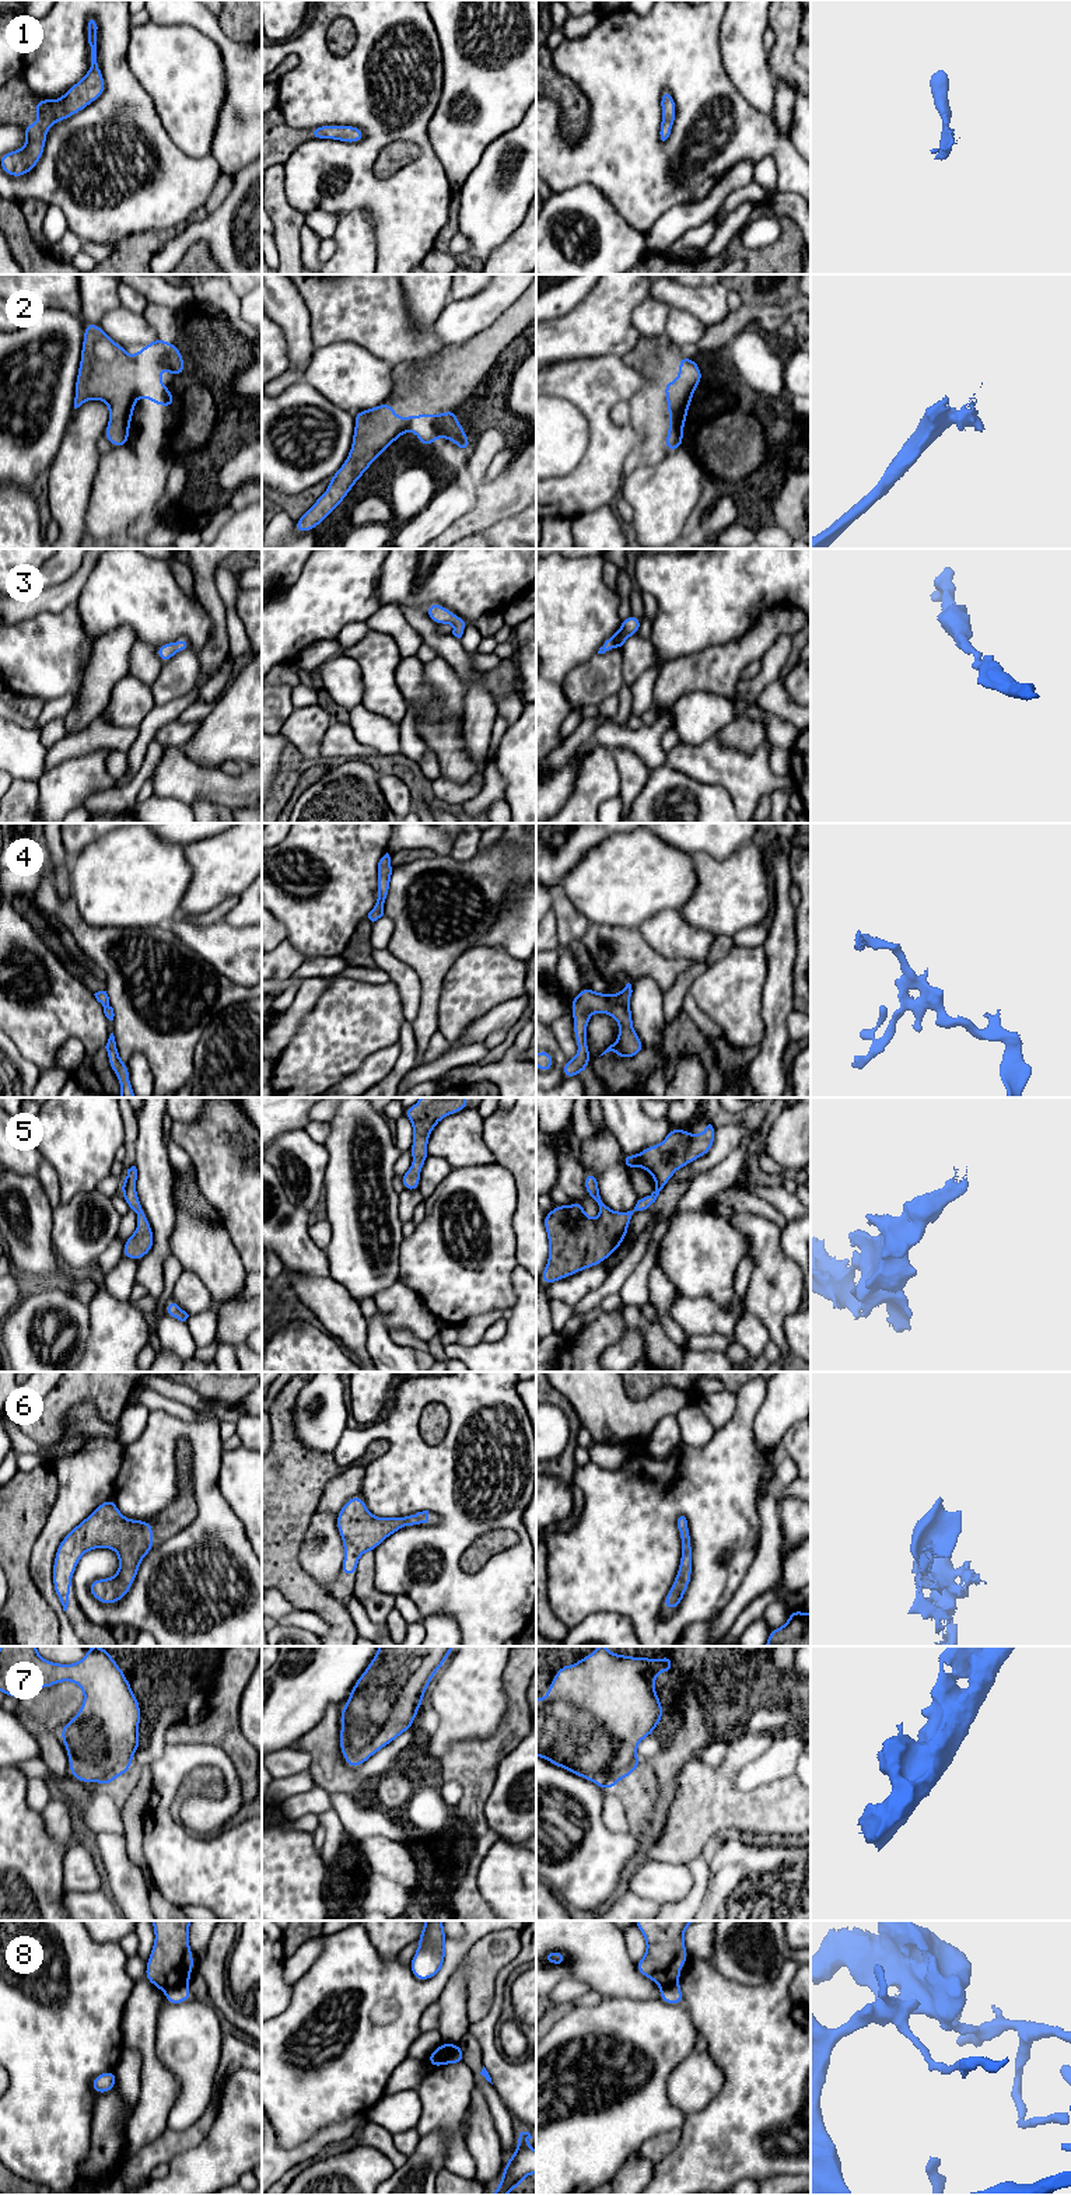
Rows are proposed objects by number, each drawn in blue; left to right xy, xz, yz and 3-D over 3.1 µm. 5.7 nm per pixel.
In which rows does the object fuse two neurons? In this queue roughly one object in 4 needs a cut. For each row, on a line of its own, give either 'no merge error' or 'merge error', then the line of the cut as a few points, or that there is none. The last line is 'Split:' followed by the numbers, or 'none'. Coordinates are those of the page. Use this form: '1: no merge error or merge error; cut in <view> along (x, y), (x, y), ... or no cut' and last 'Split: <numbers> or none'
1: no merge error; no cut
2: no merge error; no cut
3: no merge error; no cut
4: no merge error; no cut
5: no merge error; no cut
6: no merge error; no cut
7: no merge error; no cut
8: merge error; cut in xz along (459, 2047), (450, 2050), (445, 2062)
Split: 8

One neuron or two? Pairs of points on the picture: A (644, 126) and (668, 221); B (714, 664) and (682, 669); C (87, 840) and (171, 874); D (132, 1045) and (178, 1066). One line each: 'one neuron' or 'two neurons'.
A: two neurons
B: one neuron
C: one neuron
D: one neuron

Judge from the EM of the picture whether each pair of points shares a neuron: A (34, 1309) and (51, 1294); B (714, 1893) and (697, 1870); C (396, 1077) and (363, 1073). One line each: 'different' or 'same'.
A: same
B: different
C: different

